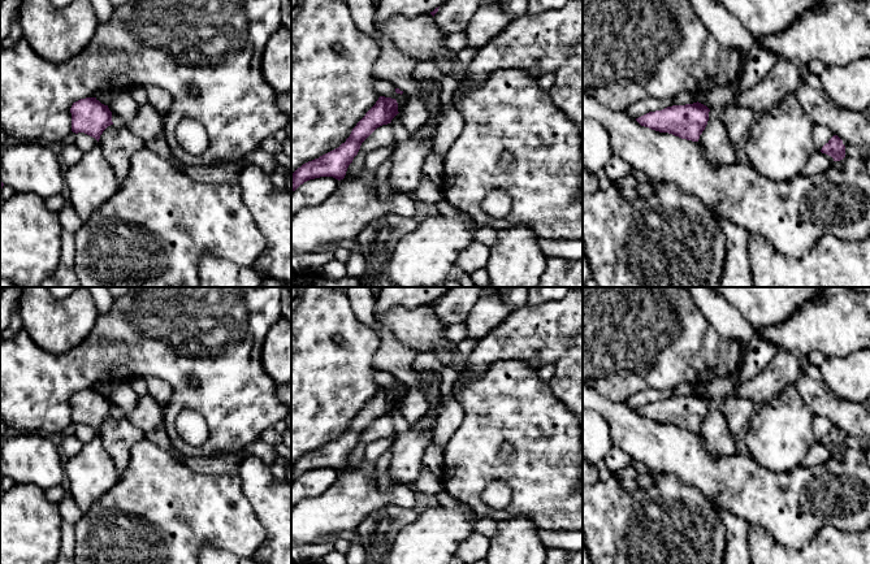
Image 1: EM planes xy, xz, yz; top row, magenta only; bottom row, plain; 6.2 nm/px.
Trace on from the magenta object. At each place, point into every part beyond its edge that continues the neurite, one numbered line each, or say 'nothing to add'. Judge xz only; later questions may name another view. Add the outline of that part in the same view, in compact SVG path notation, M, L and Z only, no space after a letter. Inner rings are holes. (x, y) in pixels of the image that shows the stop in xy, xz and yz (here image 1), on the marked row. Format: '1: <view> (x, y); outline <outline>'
nothing to add

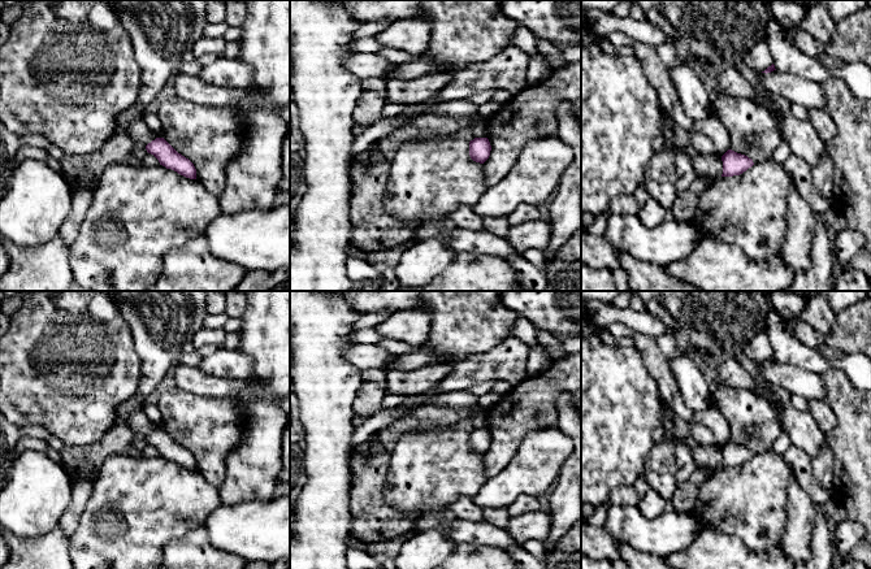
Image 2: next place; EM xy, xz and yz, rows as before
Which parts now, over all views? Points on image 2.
nothing to add

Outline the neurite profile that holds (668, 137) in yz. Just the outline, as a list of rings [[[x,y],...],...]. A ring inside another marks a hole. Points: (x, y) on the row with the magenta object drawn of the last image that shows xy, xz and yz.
[[[663,118],[663,148],[675,151],[675,134],[673,134],[673,126],[668,126],[666,123],[666,120]]]

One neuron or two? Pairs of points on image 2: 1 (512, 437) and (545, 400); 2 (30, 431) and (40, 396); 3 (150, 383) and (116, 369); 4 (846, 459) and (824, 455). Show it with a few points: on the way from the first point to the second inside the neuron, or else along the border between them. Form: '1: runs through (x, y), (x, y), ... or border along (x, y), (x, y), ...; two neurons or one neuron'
1: runs through (518, 428), (536, 409); one neuron
2: border along (13, 422), (18, 425), (42, 425), (51, 433); two neurons
3: border along (134, 348), (139, 359), (137, 392); two neurons
4: border along (827, 441), (833, 456), (833, 482), (836, 486); two neurons

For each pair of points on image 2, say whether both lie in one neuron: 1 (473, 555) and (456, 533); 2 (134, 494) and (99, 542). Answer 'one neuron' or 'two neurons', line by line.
1: two neurons
2: one neuron

